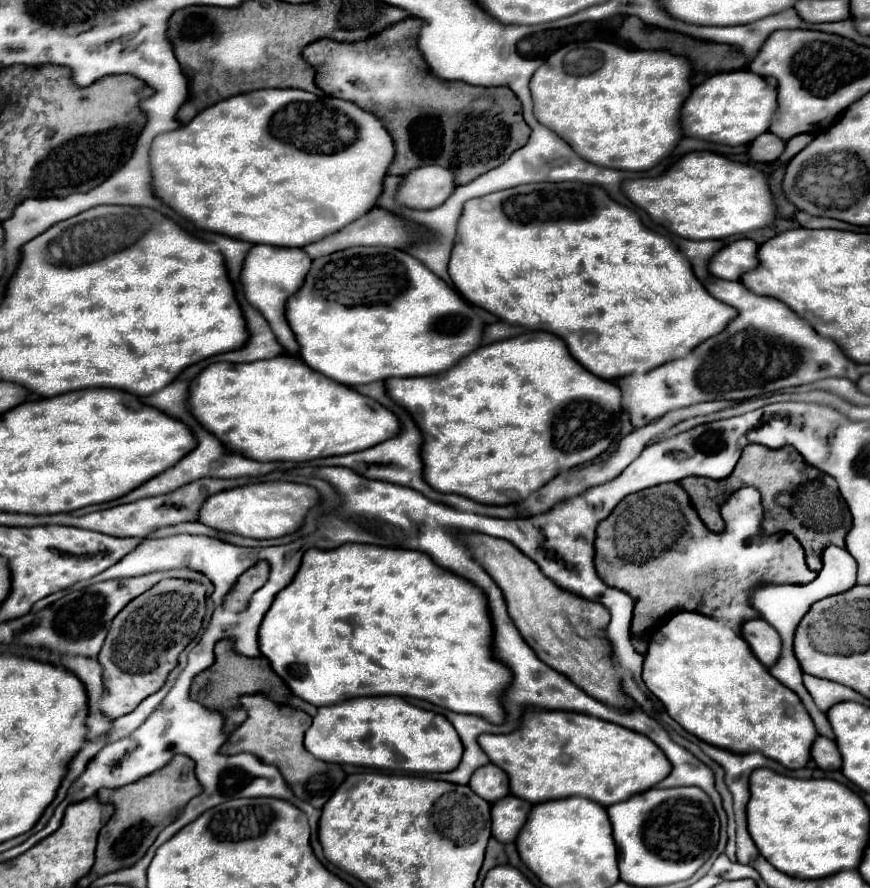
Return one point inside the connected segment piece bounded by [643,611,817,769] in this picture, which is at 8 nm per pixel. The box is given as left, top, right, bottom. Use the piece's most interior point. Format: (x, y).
(709, 681)

